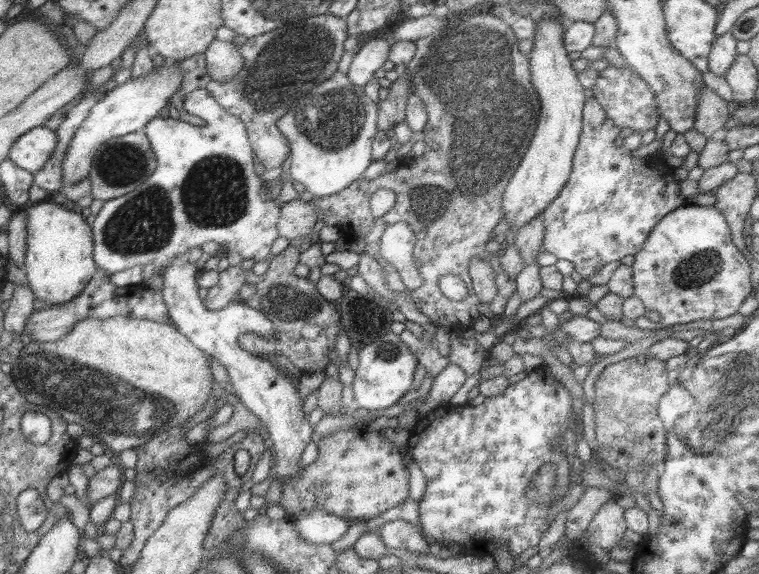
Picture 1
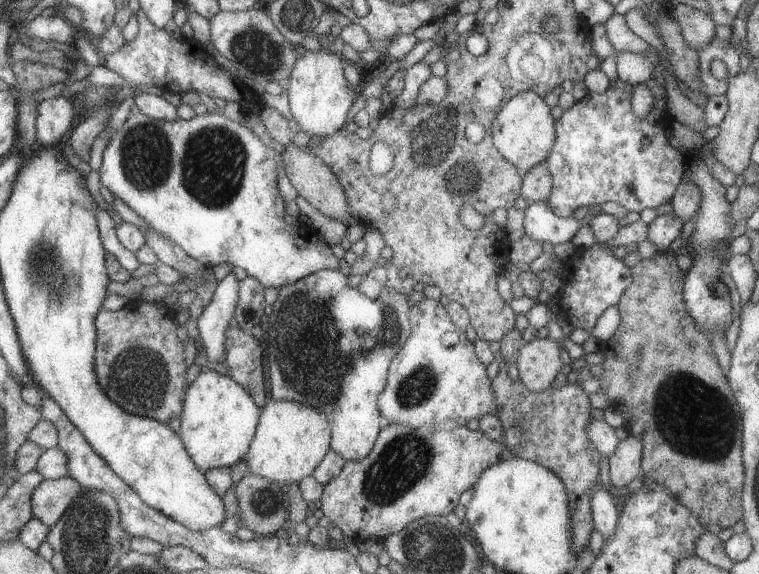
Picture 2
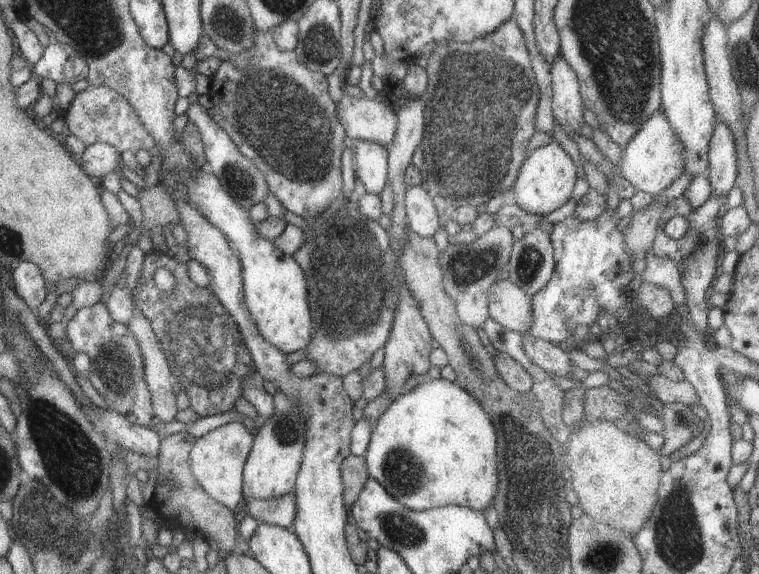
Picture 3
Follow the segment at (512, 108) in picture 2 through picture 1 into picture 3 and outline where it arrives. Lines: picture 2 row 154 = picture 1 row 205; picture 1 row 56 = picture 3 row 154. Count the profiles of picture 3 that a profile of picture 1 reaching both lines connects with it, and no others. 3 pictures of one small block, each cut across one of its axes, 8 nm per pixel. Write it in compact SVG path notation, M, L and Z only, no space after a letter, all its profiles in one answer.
M552 141L527 153L511 190L515 204L528 213L545 216L570 199L576 179L577 168L573 160L556 141Z

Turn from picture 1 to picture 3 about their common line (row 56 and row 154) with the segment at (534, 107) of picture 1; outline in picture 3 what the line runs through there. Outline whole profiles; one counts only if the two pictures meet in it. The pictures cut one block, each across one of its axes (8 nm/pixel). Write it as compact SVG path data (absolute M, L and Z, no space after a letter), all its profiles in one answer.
M510 18L504 20L493 32L480 36L479 38L471 40L468 43L460 43L449 41L447 44L439 44L437 48L432 50L432 53L427 58L426 77L428 85L426 86L425 97L428 108L424 111L424 133L419 141L419 152L415 152L415 168L419 169L422 175L421 185L430 196L442 196L447 204L447 211L462 205L471 205L473 207L479 204L485 204L497 194L508 192L514 185L518 170L525 160L525 147L533 133L534 122L536 119L536 108L538 105L538 98L540 92L534 75L533 69L530 65L530 58L525 46L524 36L521 29L517 26L516 22Z

